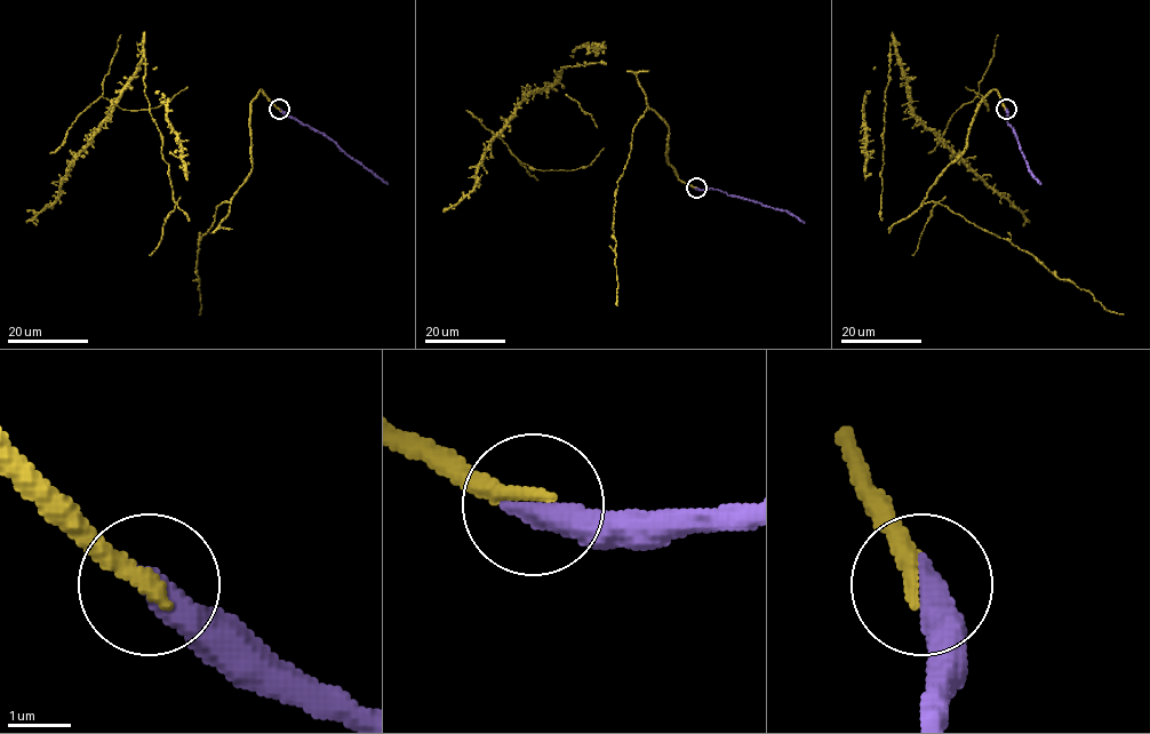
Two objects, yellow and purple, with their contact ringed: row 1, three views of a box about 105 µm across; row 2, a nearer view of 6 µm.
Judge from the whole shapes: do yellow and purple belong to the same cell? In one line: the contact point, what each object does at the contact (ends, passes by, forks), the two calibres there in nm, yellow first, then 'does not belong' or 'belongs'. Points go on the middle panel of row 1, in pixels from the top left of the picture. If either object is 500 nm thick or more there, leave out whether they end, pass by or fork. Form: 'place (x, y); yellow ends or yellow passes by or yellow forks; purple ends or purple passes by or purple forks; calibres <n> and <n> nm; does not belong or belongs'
place (696, 188); calibres 280 and 500 nm; belongs

